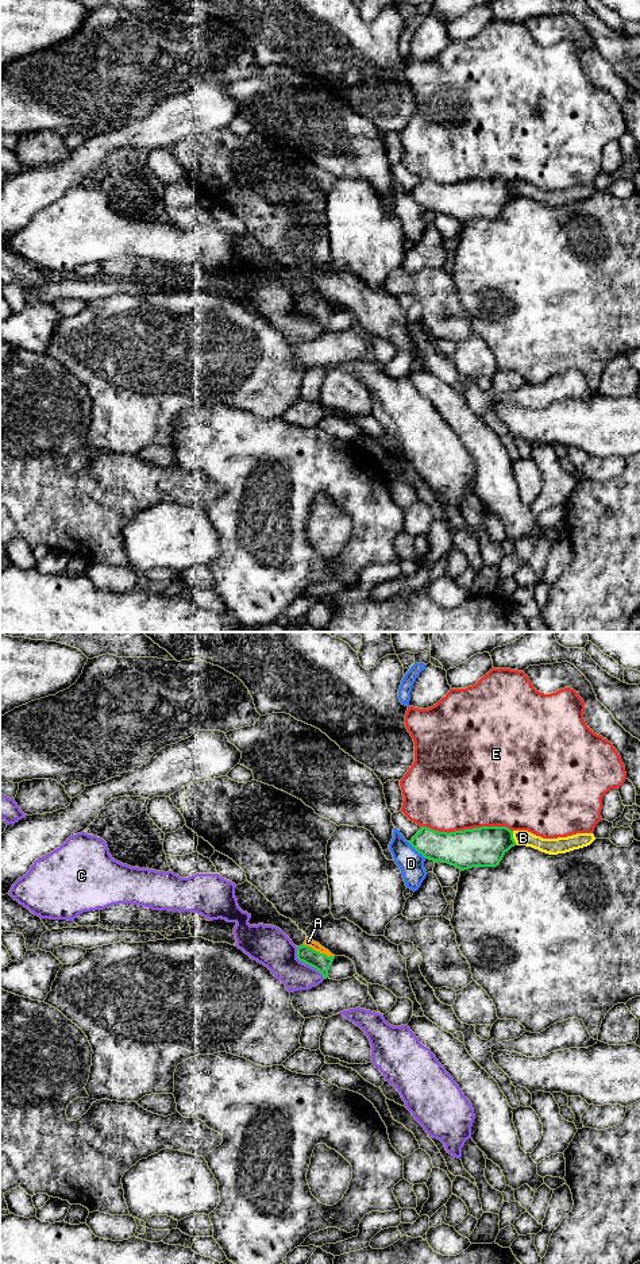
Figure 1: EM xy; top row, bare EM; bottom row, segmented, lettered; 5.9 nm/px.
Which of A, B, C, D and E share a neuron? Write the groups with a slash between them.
A / B / C / D / E

